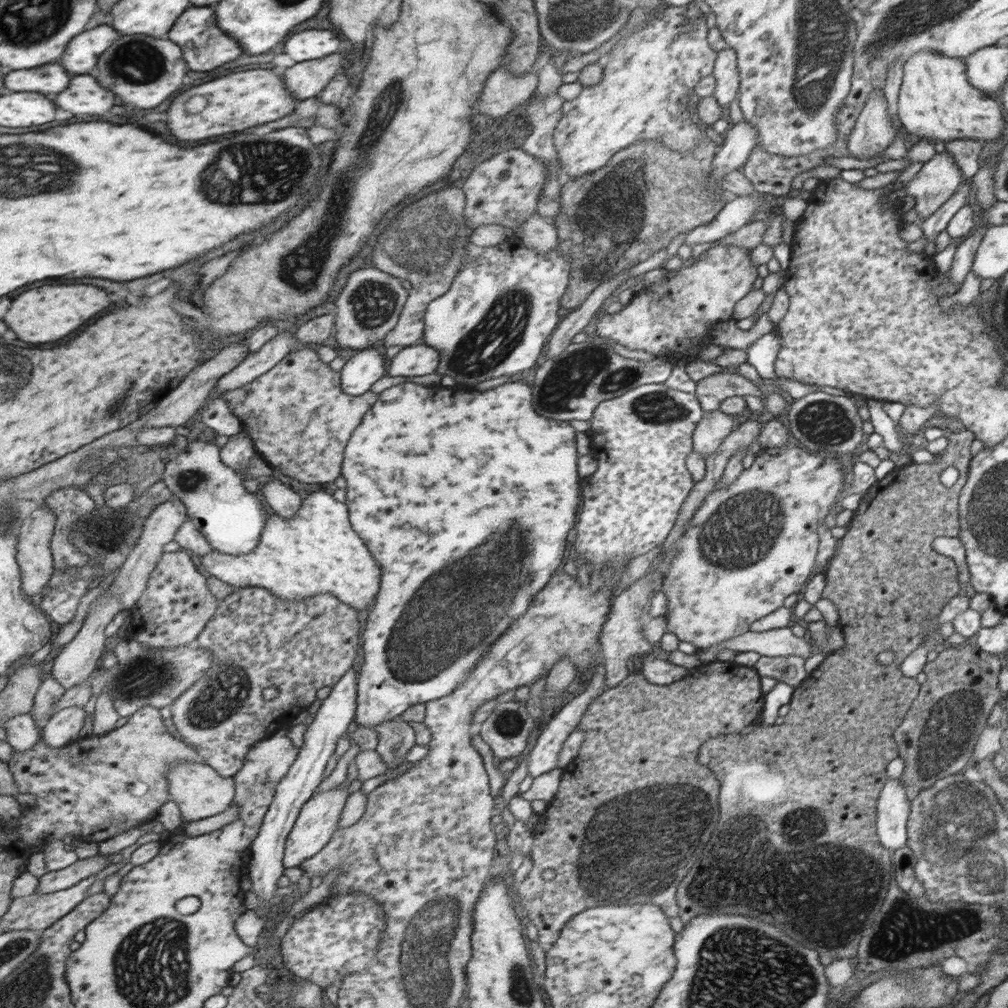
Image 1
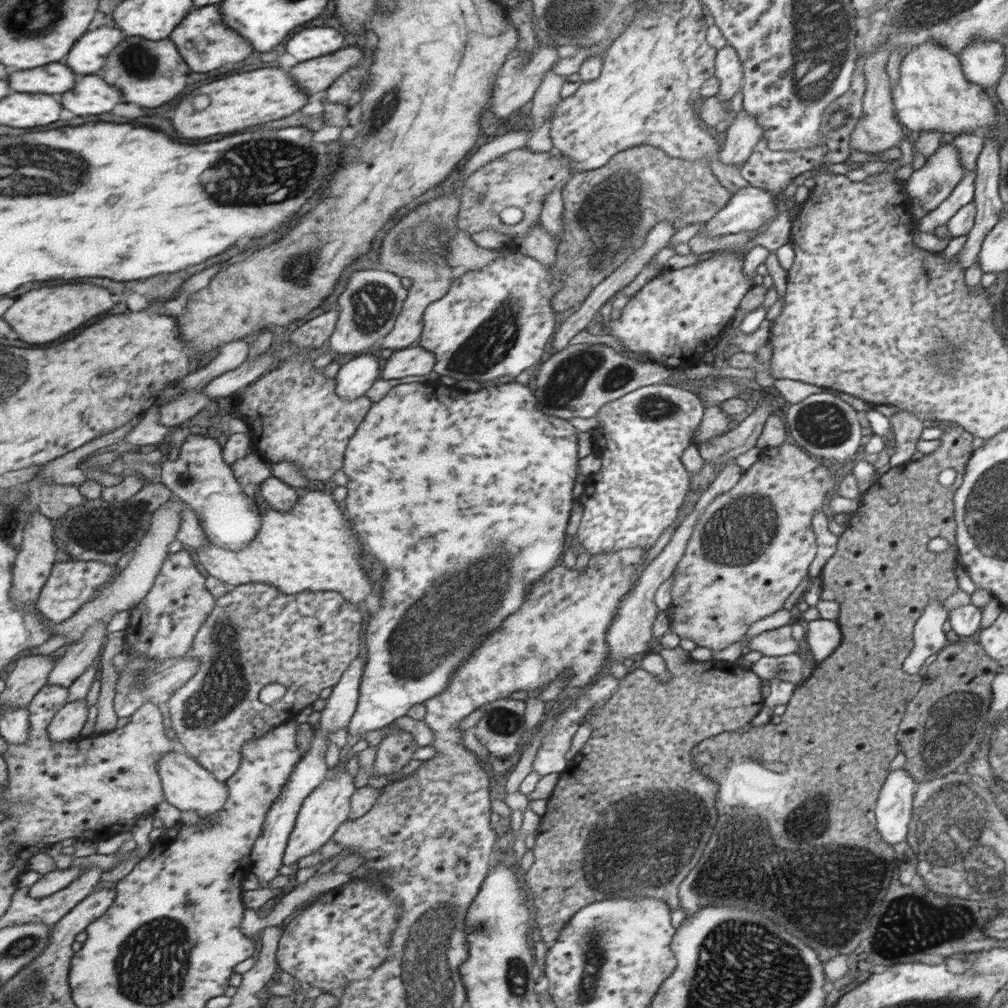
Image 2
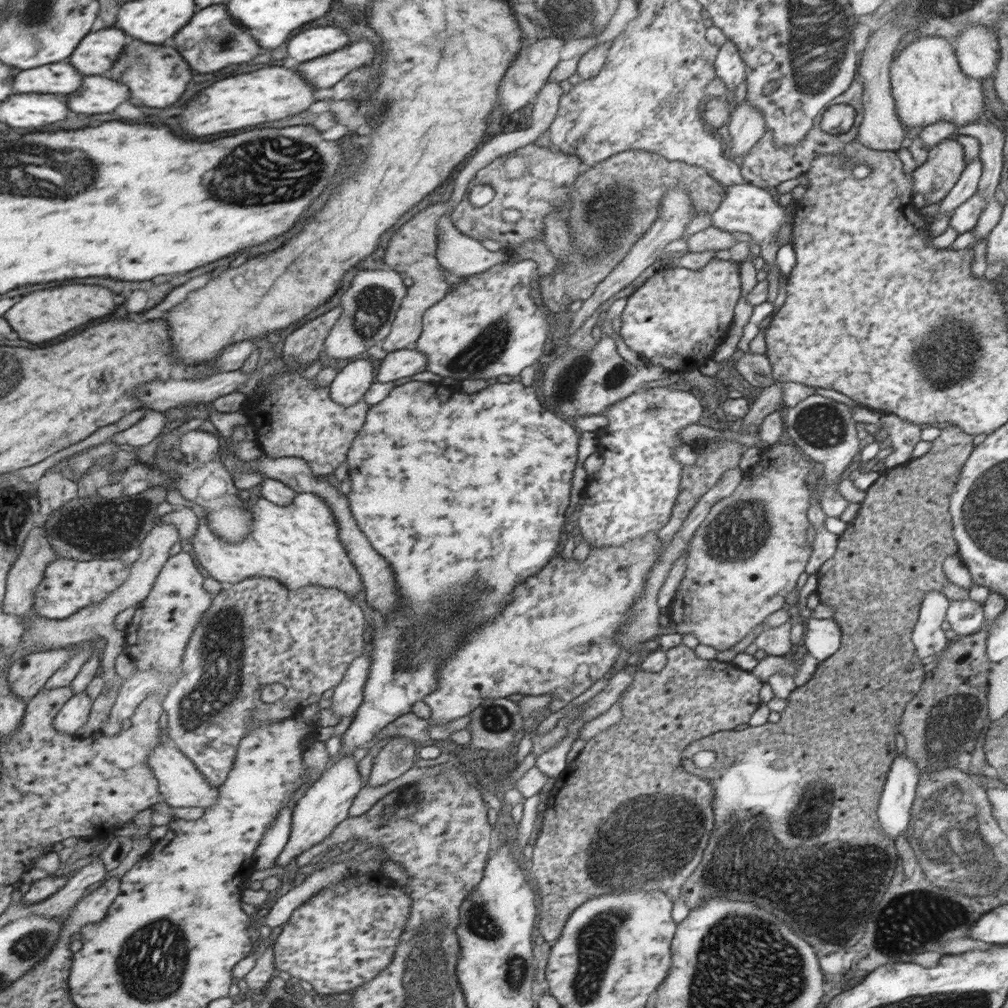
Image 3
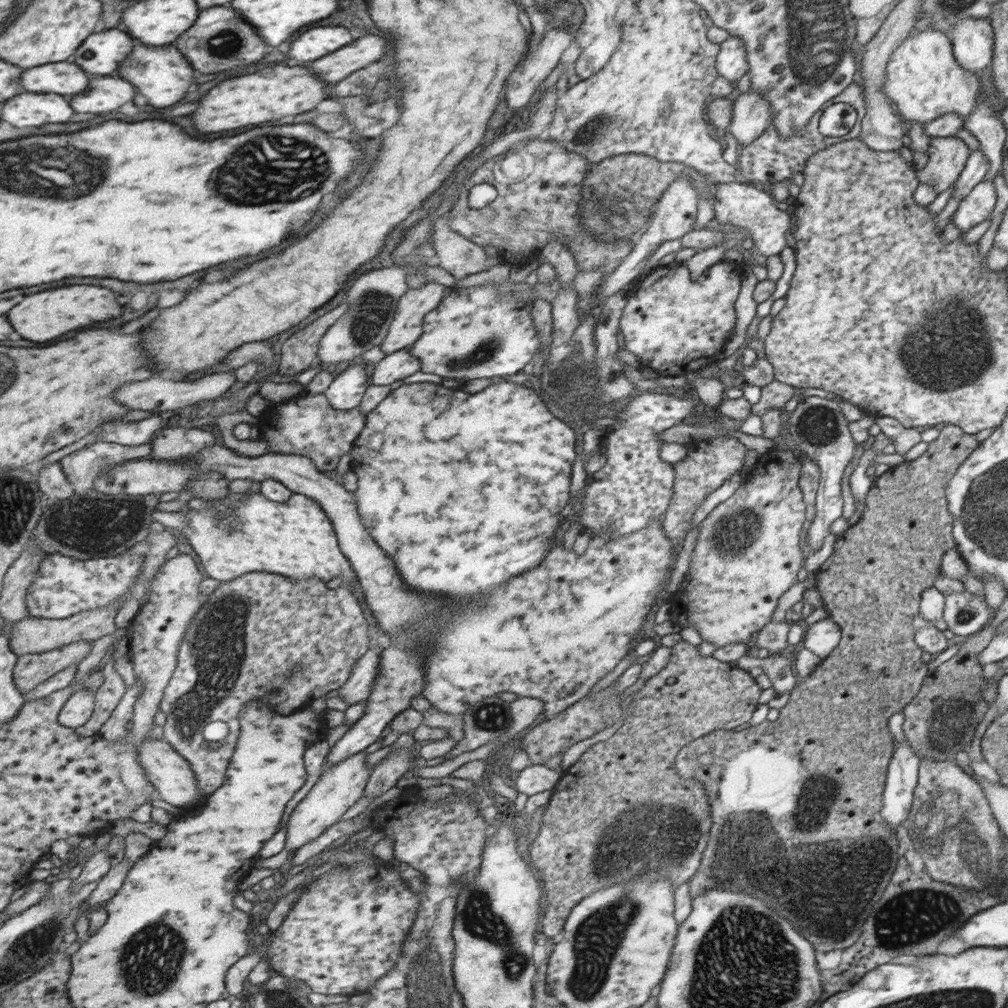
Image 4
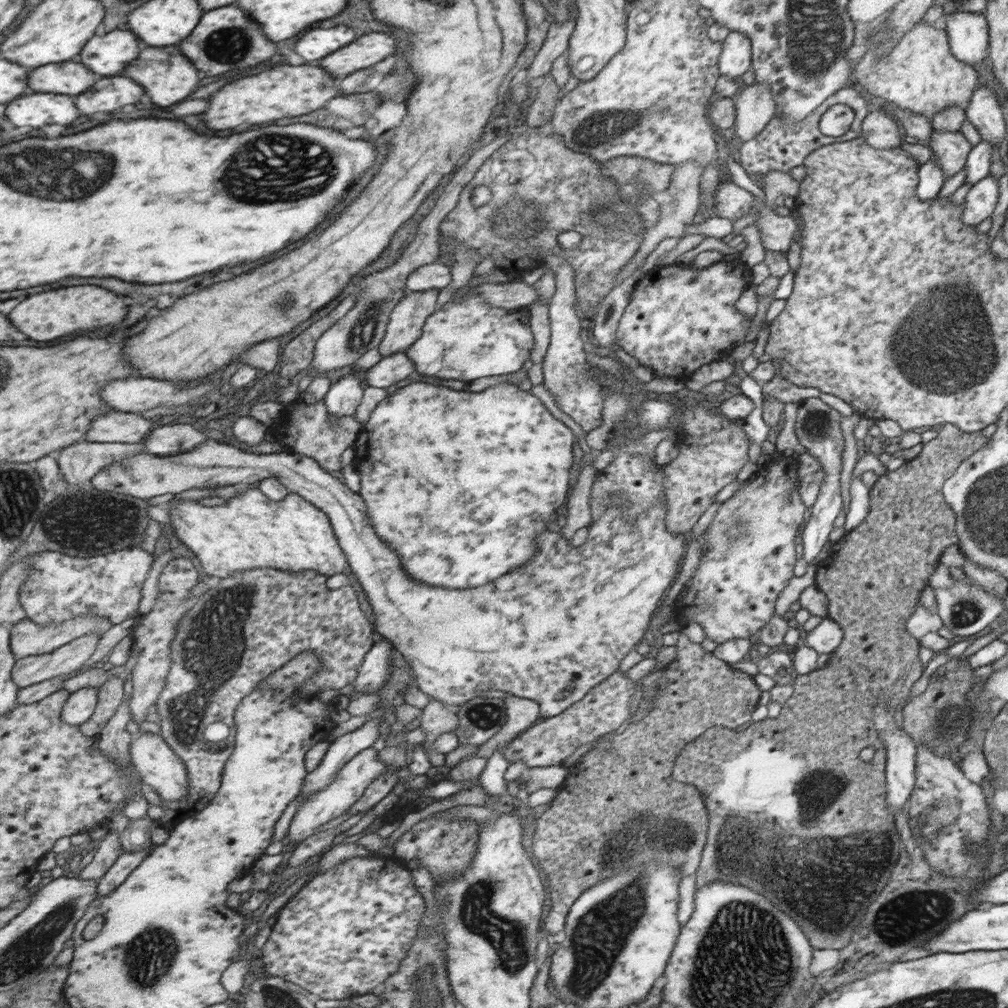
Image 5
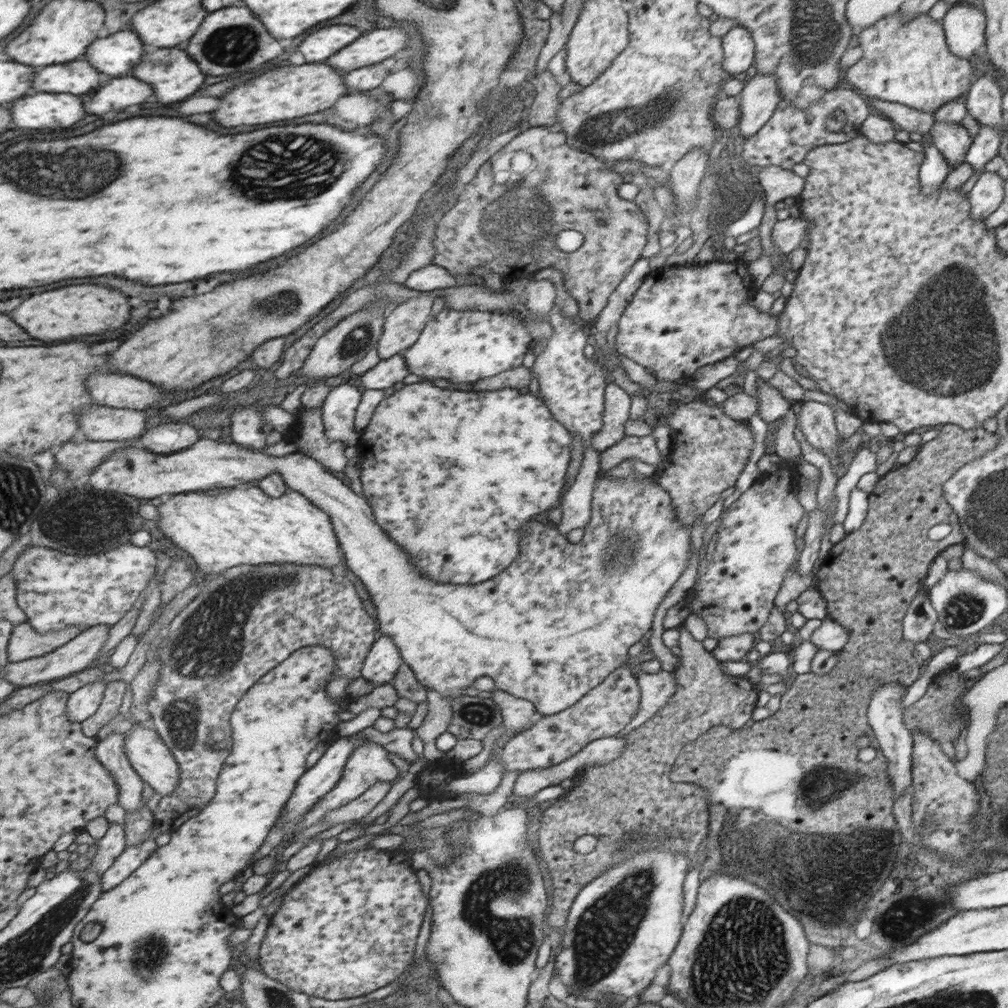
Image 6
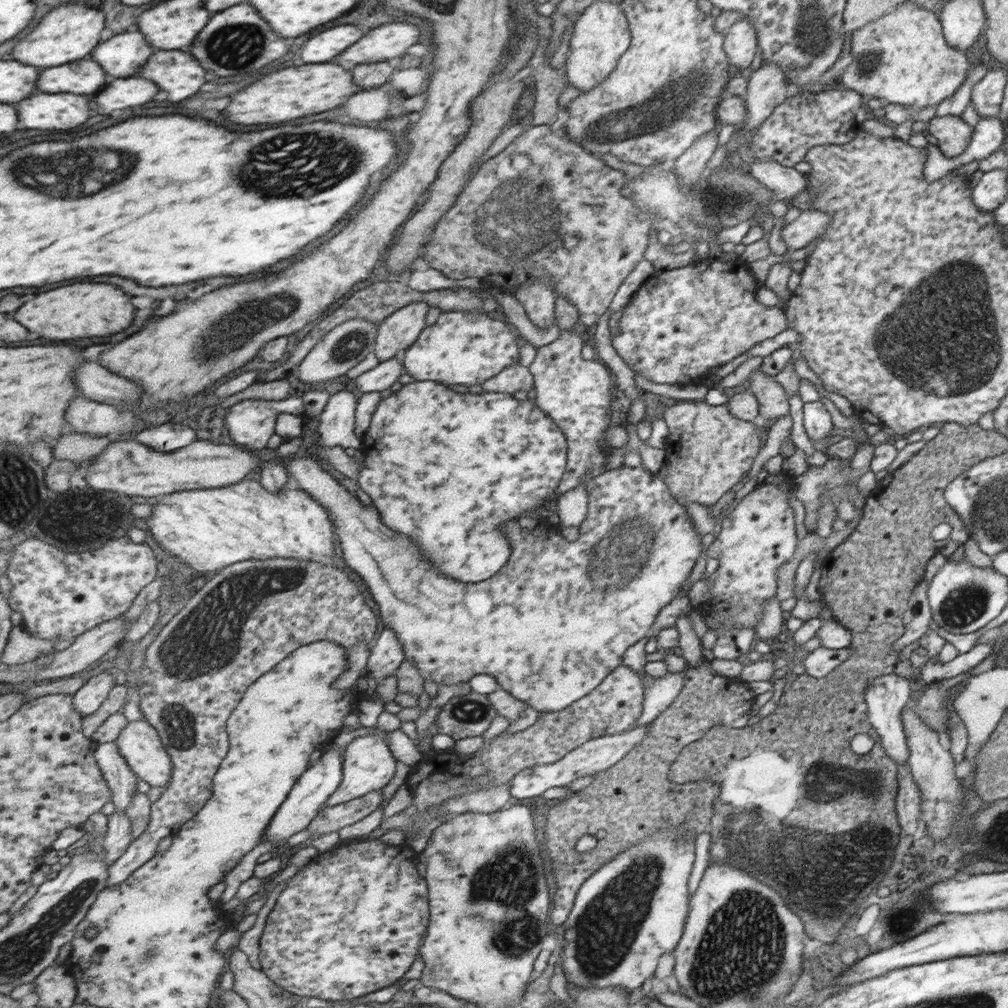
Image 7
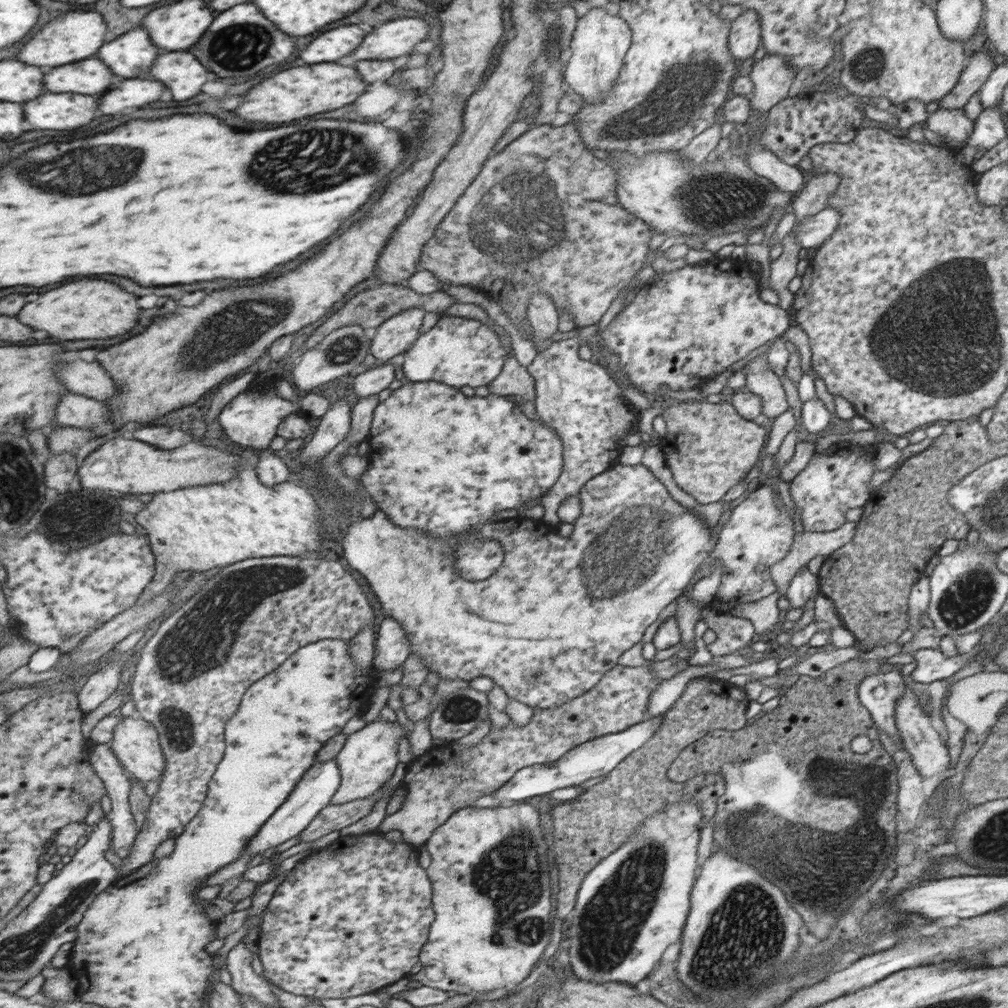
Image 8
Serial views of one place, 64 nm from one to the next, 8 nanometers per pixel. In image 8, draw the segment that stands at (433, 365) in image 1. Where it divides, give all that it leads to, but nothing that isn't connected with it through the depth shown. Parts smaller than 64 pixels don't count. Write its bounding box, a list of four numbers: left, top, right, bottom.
[350,363,395,397]

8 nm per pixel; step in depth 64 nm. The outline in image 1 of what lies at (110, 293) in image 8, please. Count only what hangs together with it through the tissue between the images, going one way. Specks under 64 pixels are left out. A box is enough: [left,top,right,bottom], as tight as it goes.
[5,286,111,344]

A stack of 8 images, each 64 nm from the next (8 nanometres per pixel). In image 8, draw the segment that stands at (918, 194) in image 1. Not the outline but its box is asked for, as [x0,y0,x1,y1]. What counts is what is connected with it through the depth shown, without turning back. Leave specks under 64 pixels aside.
[923,108,971,152]

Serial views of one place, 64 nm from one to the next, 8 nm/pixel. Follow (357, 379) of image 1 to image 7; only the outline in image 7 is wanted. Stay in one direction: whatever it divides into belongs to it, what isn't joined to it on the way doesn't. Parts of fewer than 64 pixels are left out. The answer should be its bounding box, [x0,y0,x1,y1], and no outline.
[317,389,357,447]

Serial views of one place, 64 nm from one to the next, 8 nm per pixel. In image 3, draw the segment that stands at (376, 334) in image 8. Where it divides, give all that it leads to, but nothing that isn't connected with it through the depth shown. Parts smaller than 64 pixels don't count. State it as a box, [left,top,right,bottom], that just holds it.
[379,199,454,353]

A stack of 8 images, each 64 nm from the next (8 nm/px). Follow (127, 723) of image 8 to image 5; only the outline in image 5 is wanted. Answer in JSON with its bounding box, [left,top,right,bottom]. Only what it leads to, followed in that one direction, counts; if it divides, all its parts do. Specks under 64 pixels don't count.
[131,733,189,801]

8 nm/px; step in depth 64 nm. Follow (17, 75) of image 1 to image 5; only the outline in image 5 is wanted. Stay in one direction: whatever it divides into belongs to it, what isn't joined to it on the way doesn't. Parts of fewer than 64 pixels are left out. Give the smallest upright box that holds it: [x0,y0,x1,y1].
[29,64,95,94]

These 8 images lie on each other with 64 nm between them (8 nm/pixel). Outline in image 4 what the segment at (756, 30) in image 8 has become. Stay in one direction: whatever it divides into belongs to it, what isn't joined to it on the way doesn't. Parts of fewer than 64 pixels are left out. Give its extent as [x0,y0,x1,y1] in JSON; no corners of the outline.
[716,37,748,84]

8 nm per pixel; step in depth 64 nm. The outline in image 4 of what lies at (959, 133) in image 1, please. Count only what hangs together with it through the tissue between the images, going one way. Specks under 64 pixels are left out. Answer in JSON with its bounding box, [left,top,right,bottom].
[881,27,979,124]

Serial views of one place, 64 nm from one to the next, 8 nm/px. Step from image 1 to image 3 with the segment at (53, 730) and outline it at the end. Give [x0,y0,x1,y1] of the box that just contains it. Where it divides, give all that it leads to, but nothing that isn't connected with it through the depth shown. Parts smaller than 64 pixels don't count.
[55,691,94,736]

